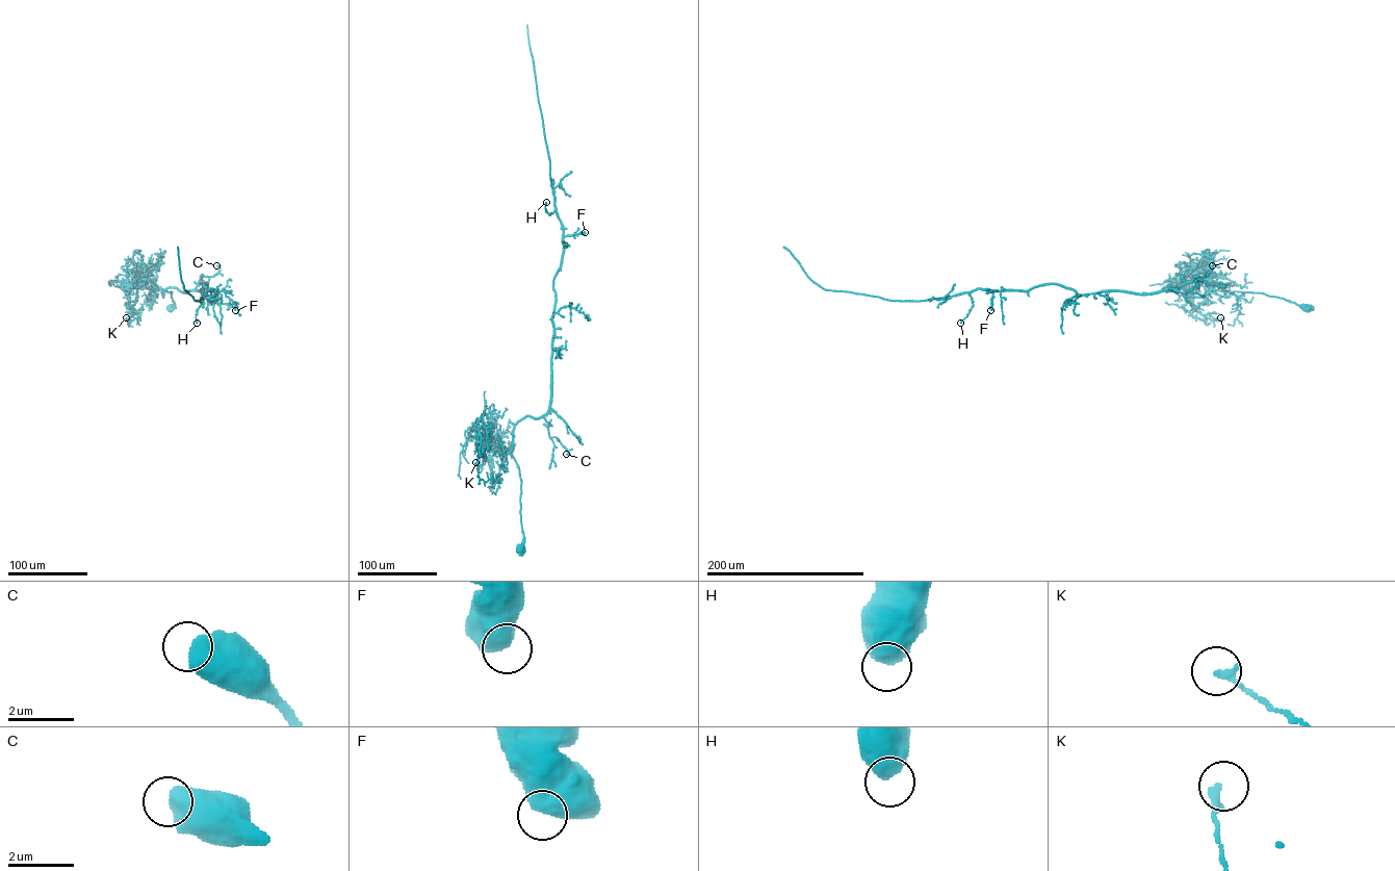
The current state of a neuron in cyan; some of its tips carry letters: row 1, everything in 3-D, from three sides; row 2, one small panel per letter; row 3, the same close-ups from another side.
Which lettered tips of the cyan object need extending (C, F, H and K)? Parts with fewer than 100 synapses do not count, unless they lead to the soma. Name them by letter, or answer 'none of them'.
none of them

